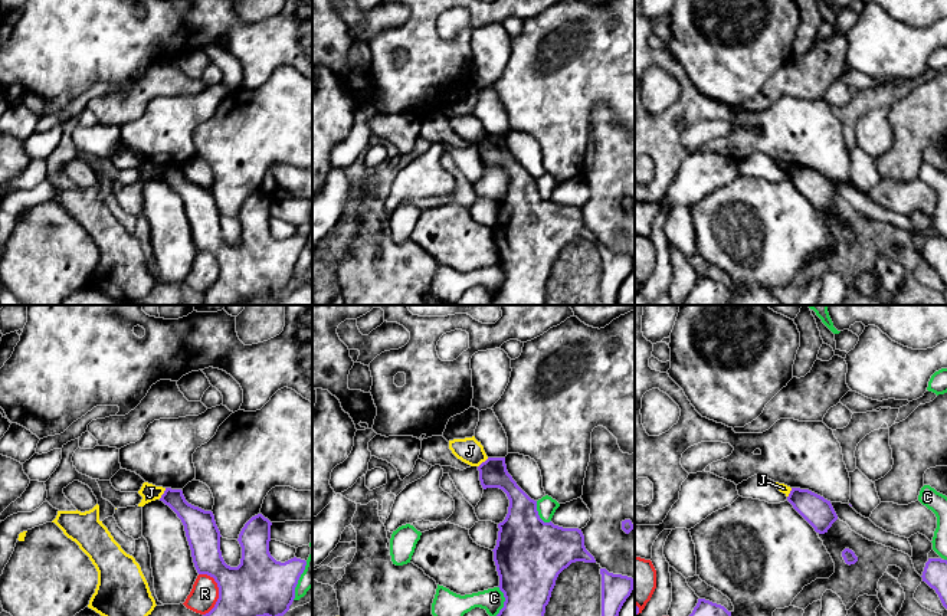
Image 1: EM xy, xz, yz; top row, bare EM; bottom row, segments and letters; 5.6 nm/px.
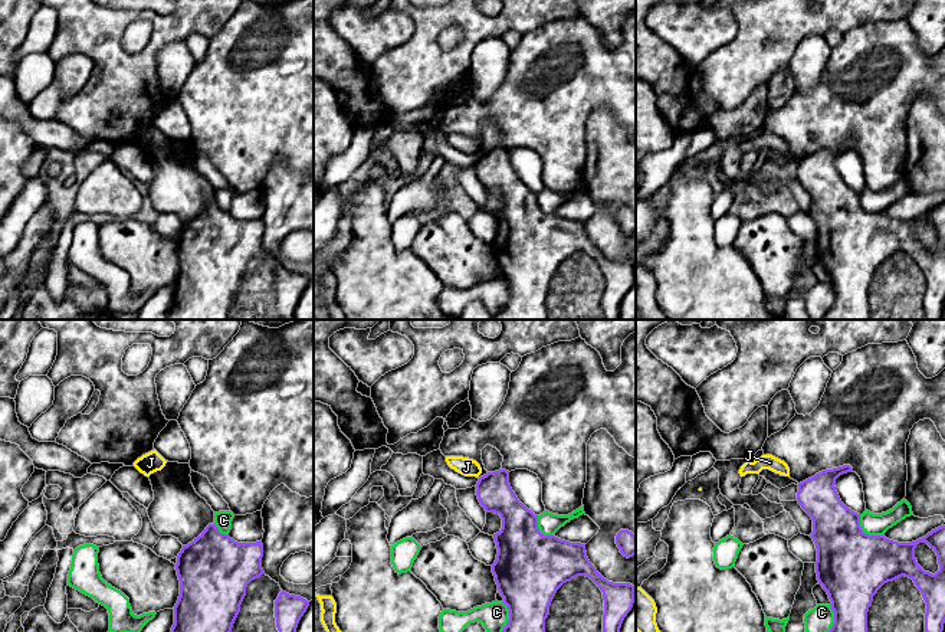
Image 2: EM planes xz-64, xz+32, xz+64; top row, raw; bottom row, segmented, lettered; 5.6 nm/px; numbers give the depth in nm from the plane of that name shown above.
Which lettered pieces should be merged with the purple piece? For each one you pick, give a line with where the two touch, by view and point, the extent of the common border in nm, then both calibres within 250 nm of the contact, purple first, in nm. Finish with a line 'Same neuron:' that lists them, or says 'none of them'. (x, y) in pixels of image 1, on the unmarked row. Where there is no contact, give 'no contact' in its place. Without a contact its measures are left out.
Same neuron: none of them

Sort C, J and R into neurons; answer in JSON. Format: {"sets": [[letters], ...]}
{"sets": [["C"], ["J"], ["R"]]}

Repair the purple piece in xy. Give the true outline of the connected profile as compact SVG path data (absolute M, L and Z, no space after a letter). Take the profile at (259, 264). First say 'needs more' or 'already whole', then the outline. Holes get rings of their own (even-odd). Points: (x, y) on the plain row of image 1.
already whole | M166 166L160 178L168 183L181 197L191 227L194 245L199 252L214 256L219 265L219 276L214 285L203 292L204 305L239 305L258 295L276 296L284 294L295 276L295 265L305 248L307 239L291 236L285 240L276 239L269 230L272 200L262 191L252 194L239 212L242 236L237 245L225 240L220 229L220 209L212 189L204 189L189 181L181 167Z

